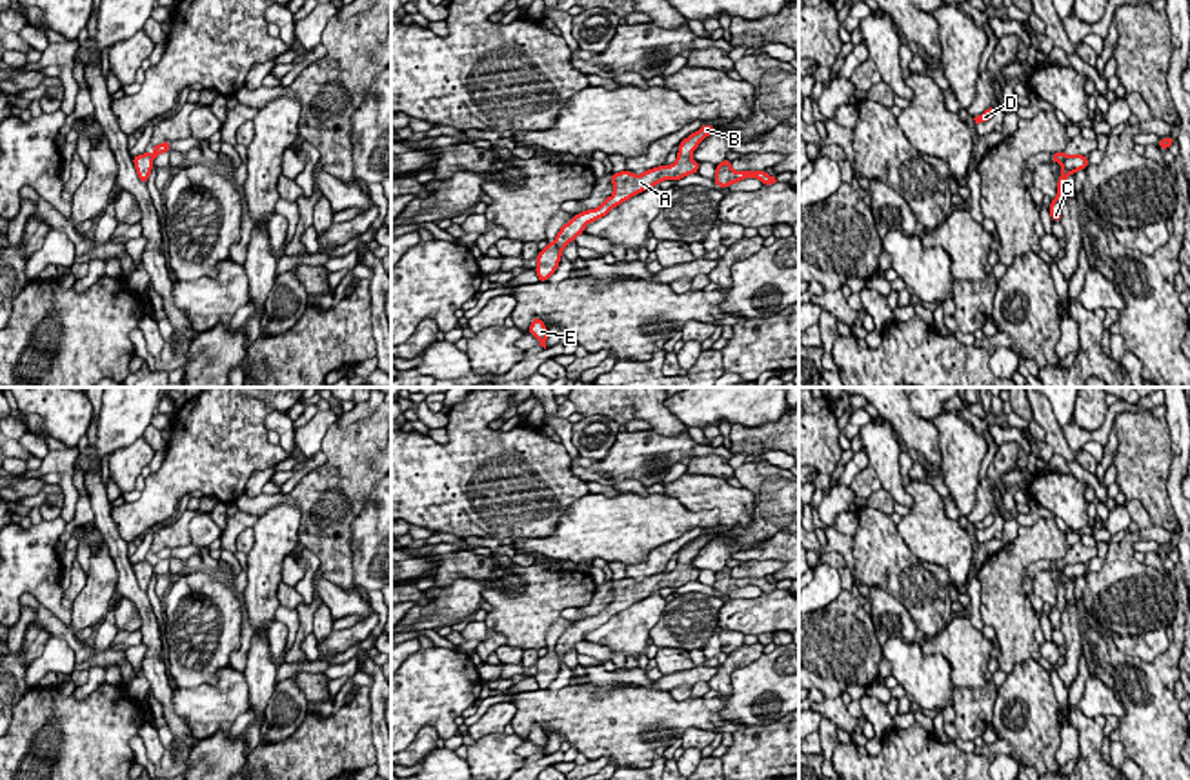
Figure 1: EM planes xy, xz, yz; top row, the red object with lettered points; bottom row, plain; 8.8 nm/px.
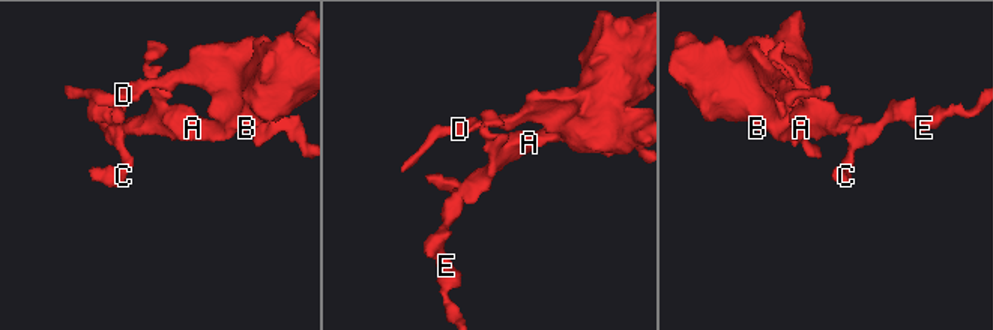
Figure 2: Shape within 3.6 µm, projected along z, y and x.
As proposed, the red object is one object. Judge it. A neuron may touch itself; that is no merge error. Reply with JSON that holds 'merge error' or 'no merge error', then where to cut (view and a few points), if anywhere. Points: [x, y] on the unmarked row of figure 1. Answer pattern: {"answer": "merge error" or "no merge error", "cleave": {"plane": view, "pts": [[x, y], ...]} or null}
{"answer": "merge error", "cleave": {"plane": "xz", "pts": [[554, 650], [561, 660]]}}

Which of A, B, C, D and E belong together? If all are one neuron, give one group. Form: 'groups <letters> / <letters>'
groups A B D / C E

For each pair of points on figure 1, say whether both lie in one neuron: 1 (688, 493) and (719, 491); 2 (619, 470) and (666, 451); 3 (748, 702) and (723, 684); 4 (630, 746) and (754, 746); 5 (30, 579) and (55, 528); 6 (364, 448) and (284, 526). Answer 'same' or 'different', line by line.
1: same
2: same
3: different
4: different
5: same
6: different

